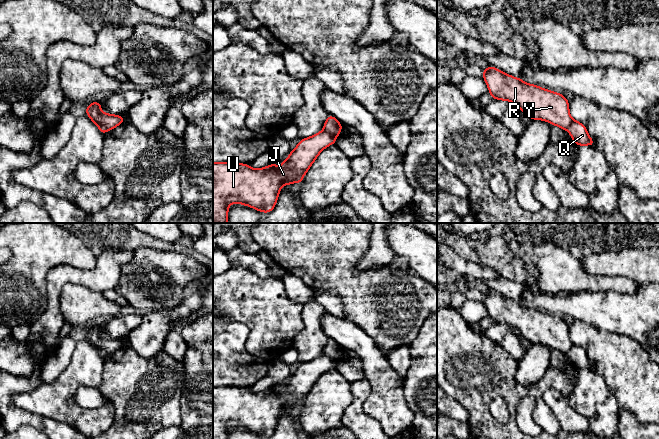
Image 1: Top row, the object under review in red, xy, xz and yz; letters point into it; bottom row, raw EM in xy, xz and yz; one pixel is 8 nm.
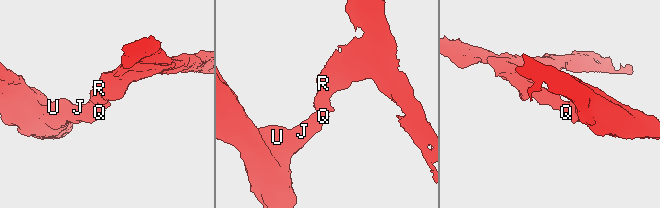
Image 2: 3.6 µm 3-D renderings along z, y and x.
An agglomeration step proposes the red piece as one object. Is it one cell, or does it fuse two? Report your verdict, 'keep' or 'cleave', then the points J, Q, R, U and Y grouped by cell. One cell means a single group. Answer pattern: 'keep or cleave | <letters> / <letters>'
cleave | J Q U / R Y

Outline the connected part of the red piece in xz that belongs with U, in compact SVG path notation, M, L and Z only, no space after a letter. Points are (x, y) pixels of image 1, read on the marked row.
M321 131L301 139L281 166L269 164L265 168L253 169L250 165L239 162L213 163L213 223L227 223L228 208L232 203L247 205L263 213L271 212L275 208L281 187L289 186L290 183L301 183L321 151L332 144L336 144L336 136Z

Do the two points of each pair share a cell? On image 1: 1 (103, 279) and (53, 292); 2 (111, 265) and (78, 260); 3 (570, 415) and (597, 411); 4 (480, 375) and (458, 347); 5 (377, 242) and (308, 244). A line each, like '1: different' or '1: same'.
1: same
2: different
3: different
4: same
5: different

